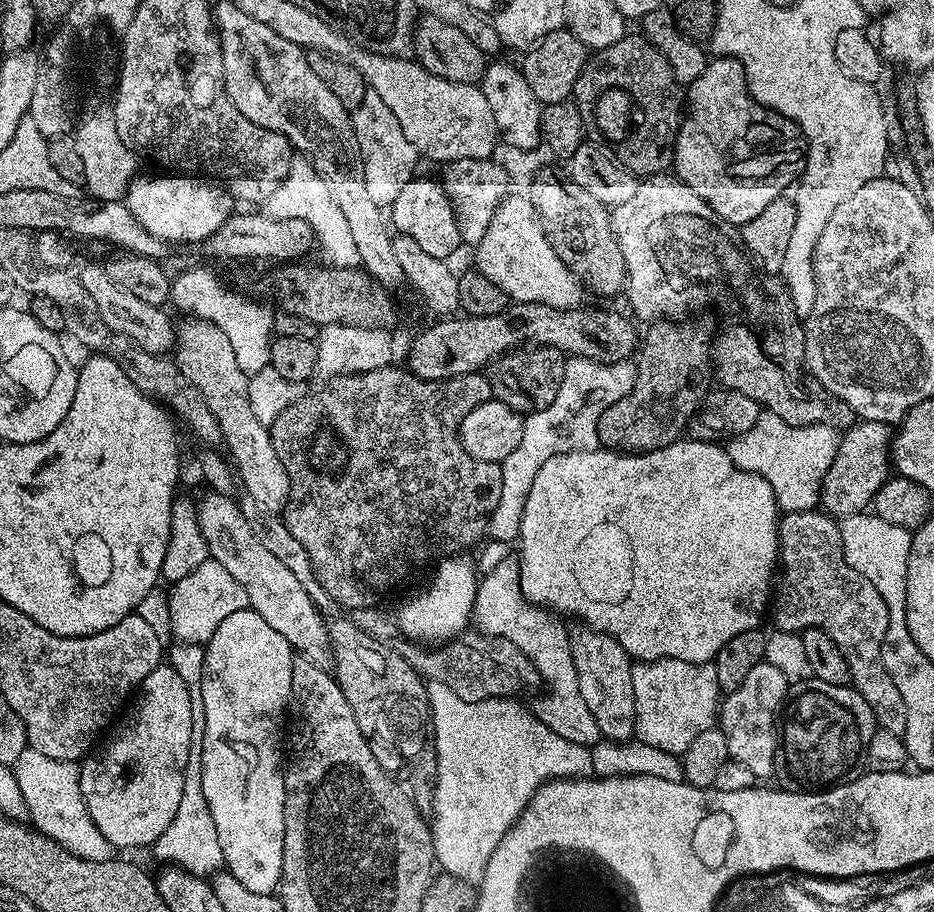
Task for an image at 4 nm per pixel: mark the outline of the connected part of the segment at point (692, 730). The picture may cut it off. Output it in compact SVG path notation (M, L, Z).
M662 658L661 660L645 660L633 663L632 677L634 678L634 714L636 715L635 739L641 740L646 746L655 746L658 750L666 750L670 754L683 757L684 751L702 734L702 730L713 727L717 723L720 705L722 703L722 693L718 686L718 674L715 663L699 664L698 662L686 662L682 658Z

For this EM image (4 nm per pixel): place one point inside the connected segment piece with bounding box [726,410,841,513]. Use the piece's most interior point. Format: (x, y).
(793, 459)

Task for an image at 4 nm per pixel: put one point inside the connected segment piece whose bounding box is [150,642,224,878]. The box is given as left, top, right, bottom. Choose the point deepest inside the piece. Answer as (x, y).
(191, 841)

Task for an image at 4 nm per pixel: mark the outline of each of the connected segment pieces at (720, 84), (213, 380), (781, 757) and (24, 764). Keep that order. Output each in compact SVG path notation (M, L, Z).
M708 62L702 70L702 74L699 74L692 84L687 85L686 111L683 113L680 129L676 135L676 149L672 155L672 163L675 179L680 180L686 186L690 186L690 190L694 190L694 194L698 194L698 198L702 198L702 202L706 202L710 206L710 210L714 210L714 214L718 214L726 222L739 226L750 222L750 218L755 218L763 208L770 206L770 202L774 202L774 198L785 195L799 181L800 176L804 173L806 163L806 145L804 136L800 133L800 127L794 121L766 106L762 106L752 97L751 92L748 91L748 79L744 73L744 67L735 62L716 63L720 64Z
M184 318L175 329L174 359L182 374L206 398L206 406L210 406L210 414L218 418L217 429L224 435L224 444L228 447L227 455L235 466L239 481L244 482L243 491L262 506L262 510L273 514L283 513L288 506L290 494L290 478L286 474L286 466L282 466L282 458L274 450L272 433L269 425L258 422L254 410L250 408L248 393L249 373L238 366L234 358L234 349L226 342L226 334L218 330L208 320Z
M815 678L795 681L788 689L782 719L778 724L775 783L786 792L807 792L831 788L847 781L857 771L855 768L865 763L870 738L876 733L877 727L876 716L866 698L862 698L862 694L848 684L831 684Z
M26 747L22 750L14 771L18 778L18 788L22 790L22 798L26 802L31 827L83 860L102 862L113 859L112 844L102 838L98 826L94 826L86 810L80 789L80 770L73 761L49 758L39 750Z

